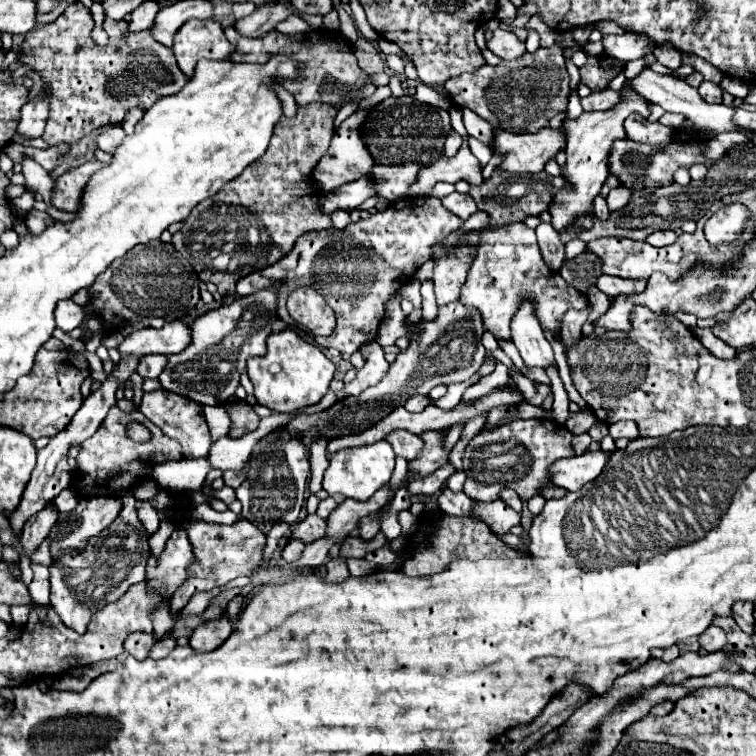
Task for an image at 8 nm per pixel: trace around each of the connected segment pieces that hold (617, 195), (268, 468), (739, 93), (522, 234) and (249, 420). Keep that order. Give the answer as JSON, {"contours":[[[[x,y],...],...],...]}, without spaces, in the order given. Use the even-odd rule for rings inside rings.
{"contours":[[[[618,186],[618,188],[614,188],[610,194],[608,194],[608,208],[614,212],[614,210],[618,210],[618,208],[624,208],[626,204],[628,204],[628,198],[630,198],[630,192],[626,192],[626,188],[622,188],[622,186]]],[[[282,430],[270,432],[254,446],[248,480],[236,488],[236,498],[242,502],[242,516],[254,522],[262,532],[270,532],[276,522],[292,524],[302,508],[308,474],[310,462],[306,448],[298,444],[298,440],[288,438],[288,434]]],[[[724,76],[719,86],[723,91],[730,93],[734,97],[745,98],[749,93],[748,85],[738,78]]],[[[524,222],[490,226],[478,236],[480,242],[476,244],[476,256],[468,270],[466,284],[462,286],[460,302],[478,310],[486,330],[496,338],[510,338],[510,316],[518,310],[518,300],[522,300],[526,292],[534,294],[534,300],[538,300],[538,320],[542,320],[542,326],[552,334],[560,328],[560,320],[566,310],[586,306],[588,300],[566,284],[558,272],[552,272],[546,266],[536,244],[536,234]]],[[[246,402],[230,404],[230,418],[232,418],[230,436],[242,436],[242,434],[246,434],[250,430],[256,430],[258,422],[260,422],[258,414]]]]}

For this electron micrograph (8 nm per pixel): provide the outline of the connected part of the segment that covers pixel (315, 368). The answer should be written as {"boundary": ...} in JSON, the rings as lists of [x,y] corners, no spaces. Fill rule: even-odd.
{"boundary":[[[282,330],[268,336],[268,352],[264,356],[248,360],[248,376],[254,384],[258,404],[276,412],[296,412],[322,400],[330,388],[334,364],[320,352],[320,348],[304,342],[296,332]]]}

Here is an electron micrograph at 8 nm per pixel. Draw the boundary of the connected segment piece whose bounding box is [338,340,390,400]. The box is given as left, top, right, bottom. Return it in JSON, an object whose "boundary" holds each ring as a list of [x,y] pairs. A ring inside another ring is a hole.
{"boundary":[[[376,340],[372,344],[364,344],[360,348],[360,354],[364,356],[364,368],[358,370],[356,378],[338,392],[338,400],[346,398],[346,396],[358,396],[368,386],[378,384],[386,376],[386,372],[390,368],[390,364],[384,358],[382,346]]]}

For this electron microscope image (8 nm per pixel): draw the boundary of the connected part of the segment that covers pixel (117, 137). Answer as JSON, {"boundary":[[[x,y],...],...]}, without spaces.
{"boundary":[[[116,125],[113,127],[105,128],[98,139],[95,140],[95,145],[98,149],[114,154],[117,147],[121,144],[126,134],[122,129],[121,125]]]}

